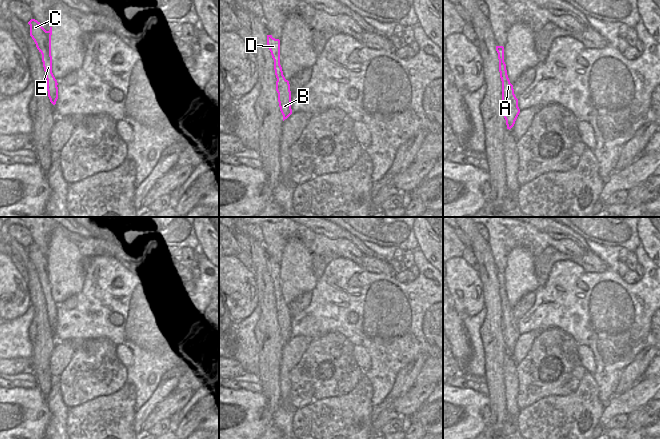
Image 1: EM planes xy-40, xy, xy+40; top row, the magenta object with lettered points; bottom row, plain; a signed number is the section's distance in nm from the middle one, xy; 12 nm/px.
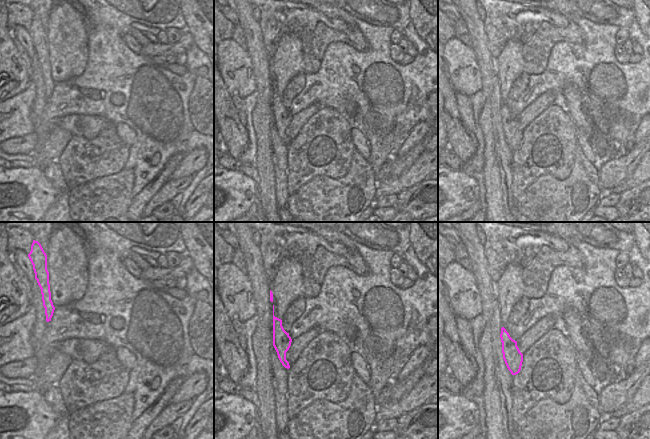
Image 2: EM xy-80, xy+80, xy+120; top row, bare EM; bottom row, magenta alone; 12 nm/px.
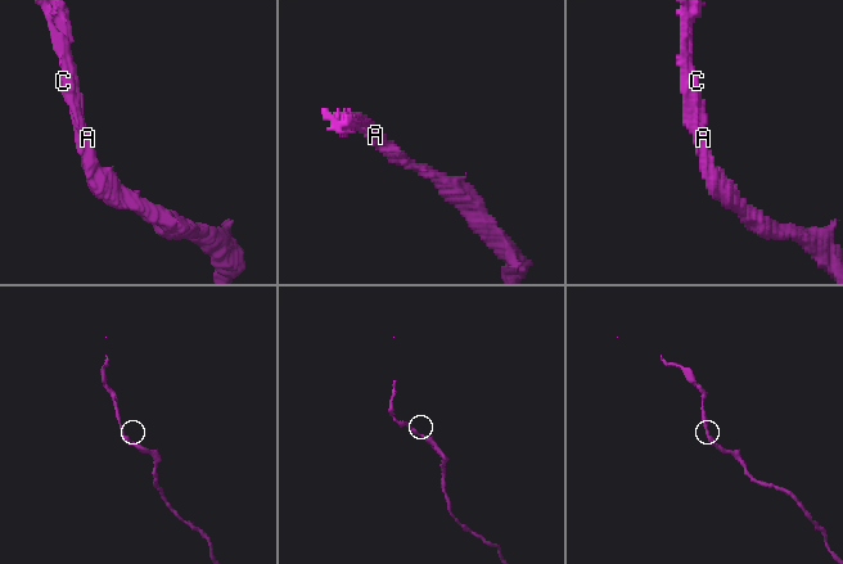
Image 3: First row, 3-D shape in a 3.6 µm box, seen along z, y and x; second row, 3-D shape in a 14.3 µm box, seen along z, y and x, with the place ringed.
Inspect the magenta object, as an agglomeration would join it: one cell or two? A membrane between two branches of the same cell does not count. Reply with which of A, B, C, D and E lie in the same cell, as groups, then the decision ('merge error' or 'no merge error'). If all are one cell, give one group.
A B C D E; no merge error

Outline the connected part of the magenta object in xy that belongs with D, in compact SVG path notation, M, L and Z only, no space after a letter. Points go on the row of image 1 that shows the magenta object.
M267 35L267 45L274 60L274 70L277 78L276 91L278 93L279 107L284 121L292 114L290 84L289 81L285 79L280 65L280 40L273 38L272 35Z

